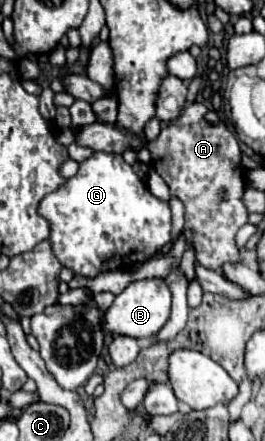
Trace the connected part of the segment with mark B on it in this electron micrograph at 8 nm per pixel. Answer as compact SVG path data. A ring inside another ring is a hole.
M144 279L130 283L120 295L116 295L114 303L104 311L102 331L110 335L126 335L134 339L154 337L170 315L170 289L162 279Z

